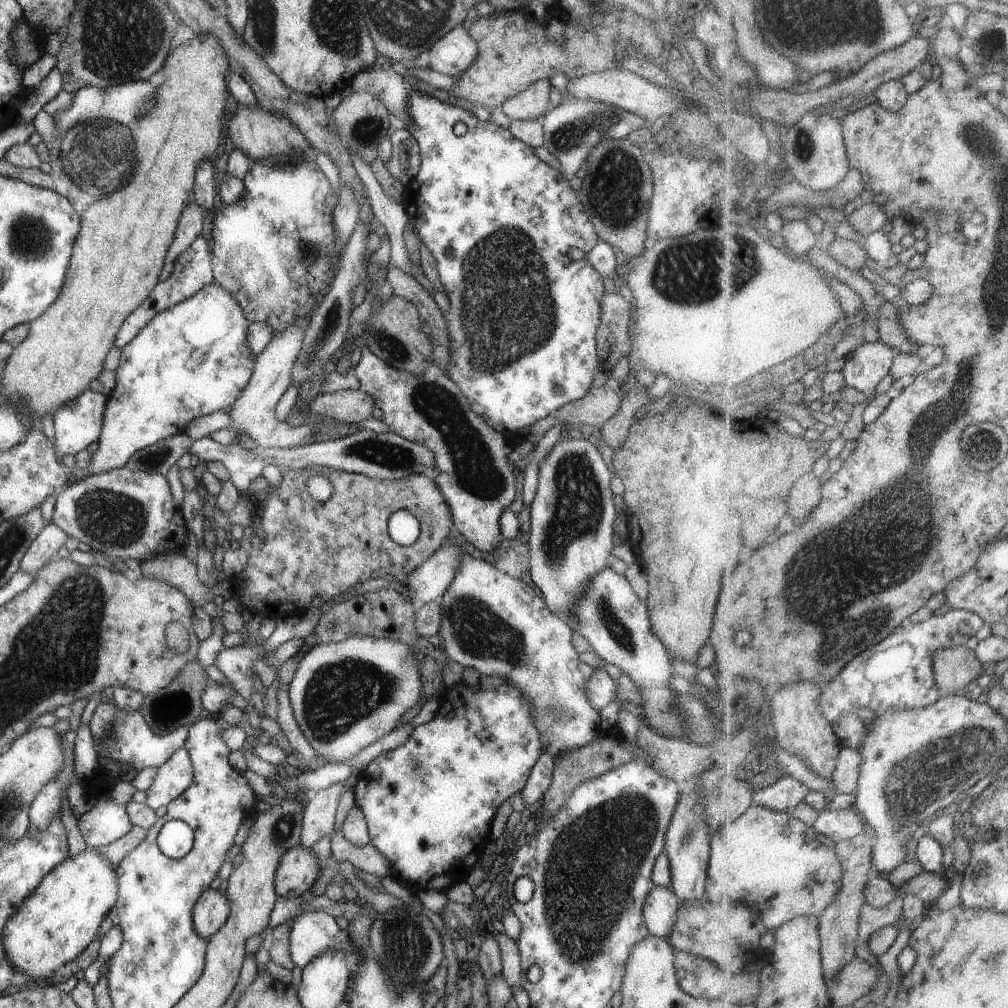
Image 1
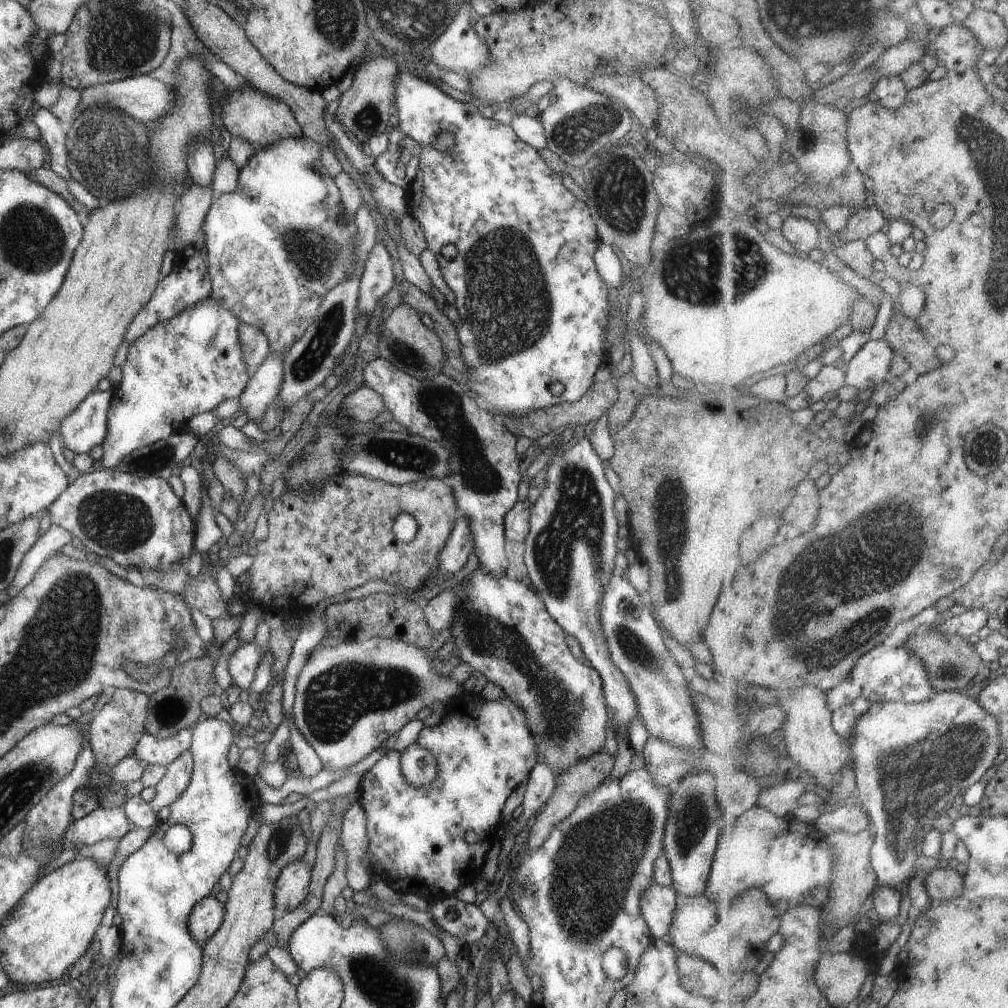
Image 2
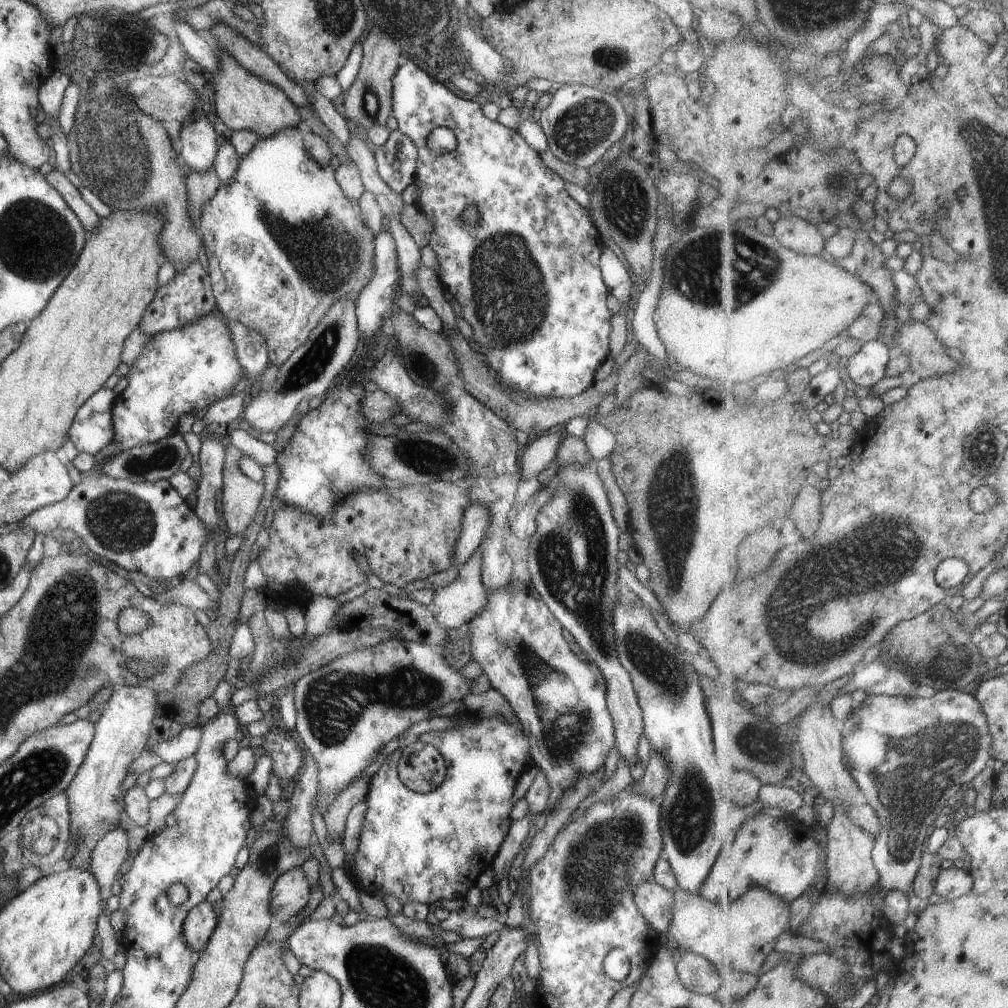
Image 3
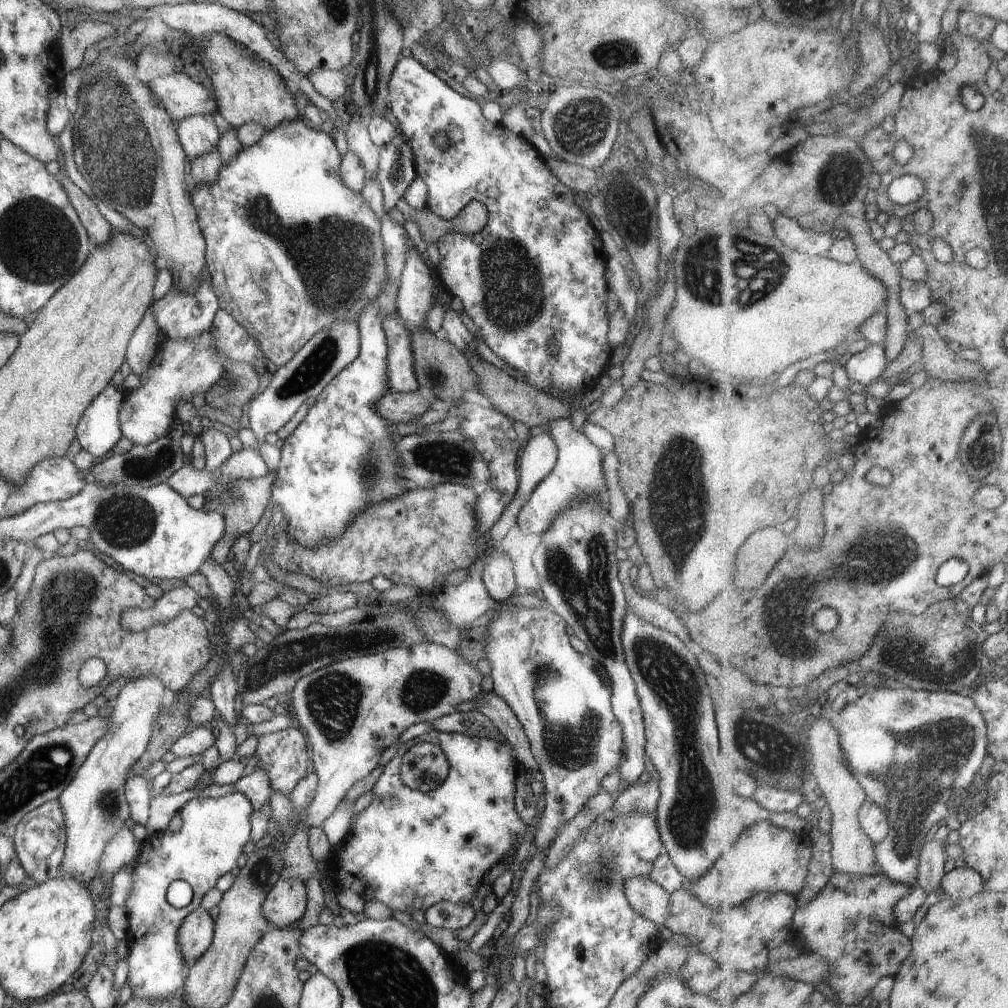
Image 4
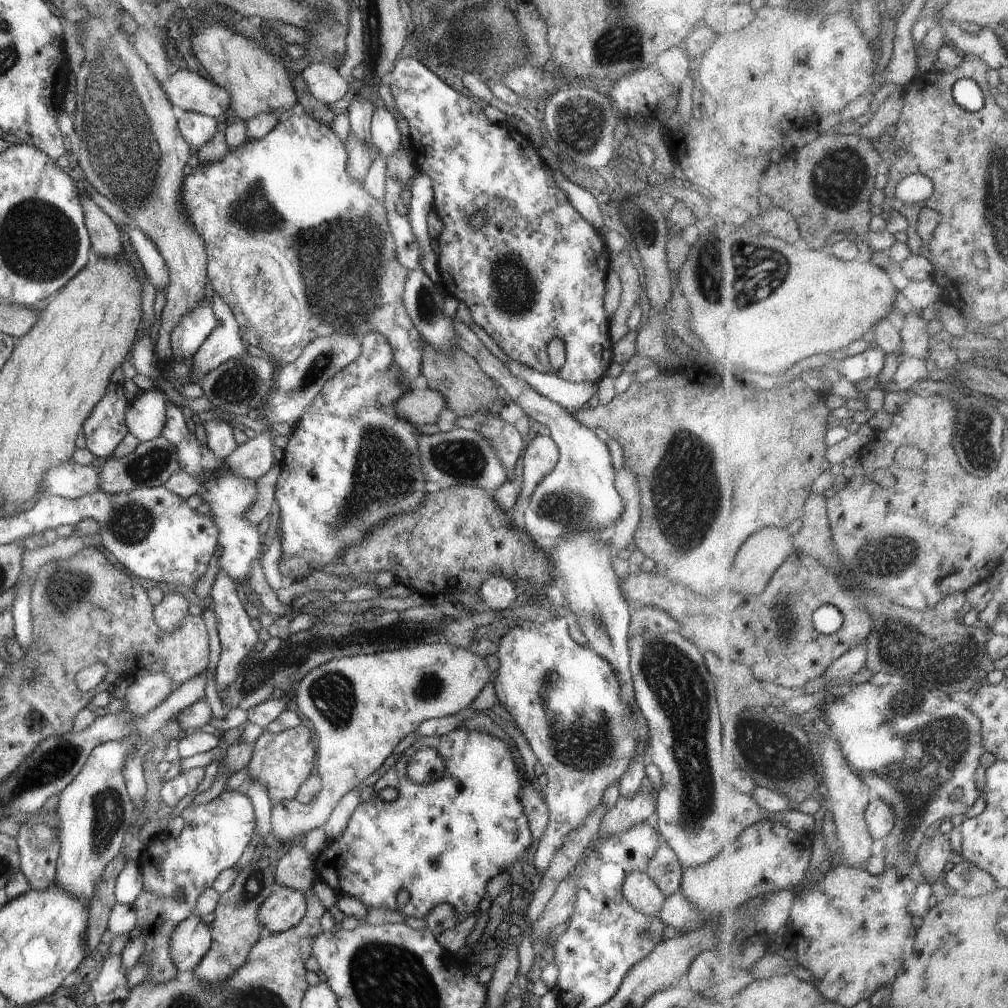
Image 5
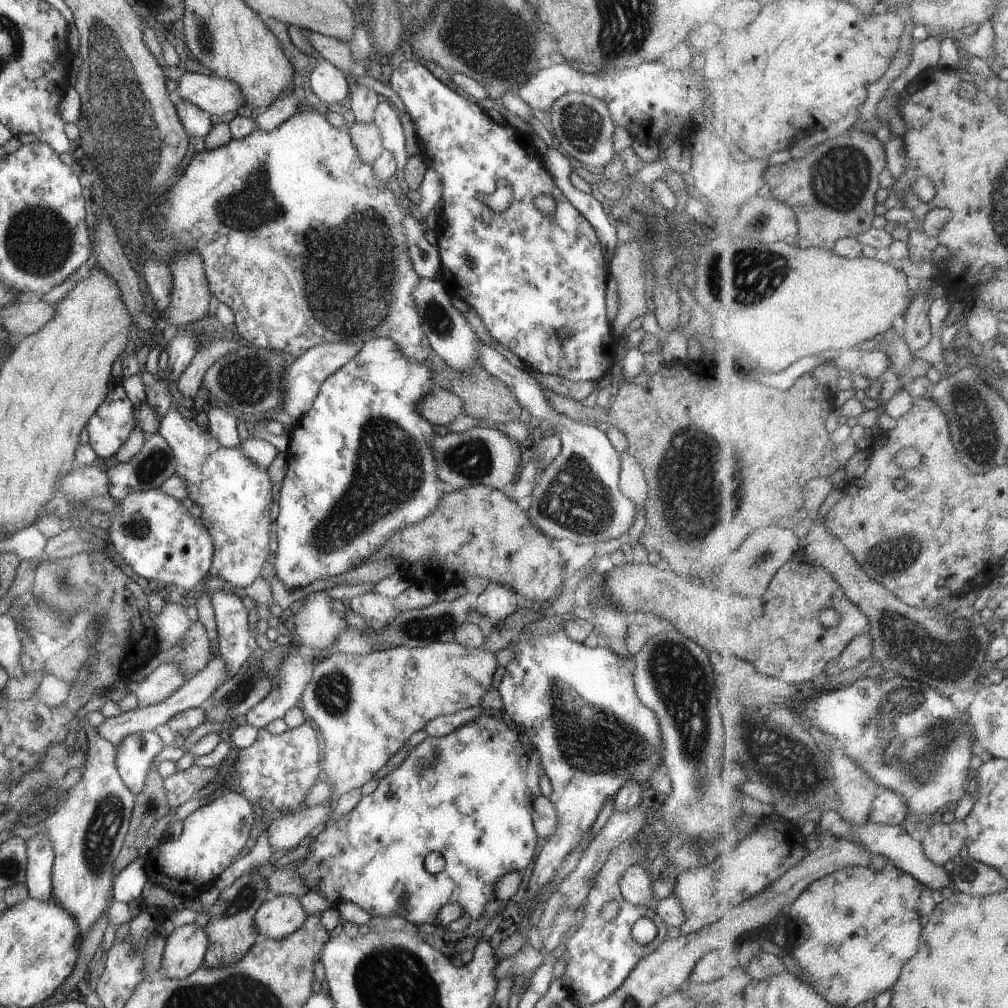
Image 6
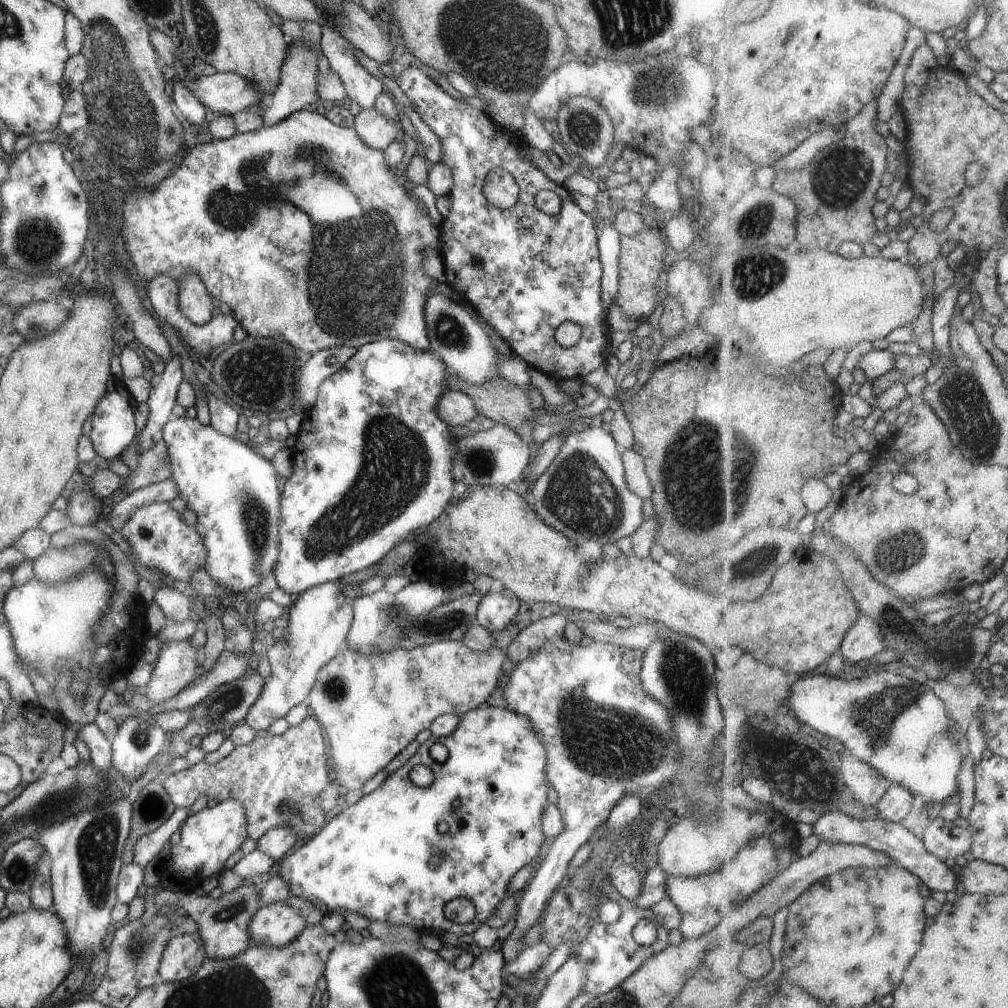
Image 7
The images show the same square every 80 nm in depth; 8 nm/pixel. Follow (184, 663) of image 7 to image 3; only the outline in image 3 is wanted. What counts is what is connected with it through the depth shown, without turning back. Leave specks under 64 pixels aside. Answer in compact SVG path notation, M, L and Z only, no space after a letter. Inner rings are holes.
M120 686L103 704L101 716L94 722L94 735L83 762L64 790L69 807L68 834L74 837L76 848L66 866L89 869L90 852L97 841L125 822L122 780L129 763L142 753L147 744L157 702L155 694L146 686Z

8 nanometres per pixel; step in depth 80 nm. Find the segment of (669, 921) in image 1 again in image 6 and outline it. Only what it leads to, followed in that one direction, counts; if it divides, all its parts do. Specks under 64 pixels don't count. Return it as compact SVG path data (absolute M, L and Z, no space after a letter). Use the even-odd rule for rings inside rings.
M642 864L629 866L621 874L619 889L623 900L637 908L653 910L653 905L658 901L653 898L651 882Z

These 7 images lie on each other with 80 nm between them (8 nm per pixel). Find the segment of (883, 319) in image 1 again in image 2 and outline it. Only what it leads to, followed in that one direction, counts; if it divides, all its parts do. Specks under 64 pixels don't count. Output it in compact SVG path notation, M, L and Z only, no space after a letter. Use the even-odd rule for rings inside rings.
M903 309L893 312L884 338L897 355L910 362L910 367L918 376L926 375L945 364L937 358L934 343L922 333L918 322L910 319Z

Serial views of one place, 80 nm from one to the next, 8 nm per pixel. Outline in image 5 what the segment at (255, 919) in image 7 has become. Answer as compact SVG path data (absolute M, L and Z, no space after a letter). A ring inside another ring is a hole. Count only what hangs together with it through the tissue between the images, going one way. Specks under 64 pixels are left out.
M276 886L275 890L261 902L257 920L264 927L264 933L284 932L303 918L306 912L304 894L287 886Z

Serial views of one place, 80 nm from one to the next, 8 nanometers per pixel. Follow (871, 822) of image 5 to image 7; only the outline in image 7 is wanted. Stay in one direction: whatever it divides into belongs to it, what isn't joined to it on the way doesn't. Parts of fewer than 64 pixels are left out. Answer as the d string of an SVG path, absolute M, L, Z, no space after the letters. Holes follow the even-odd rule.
M898 783L889 785L888 792L876 806L879 817L892 823L905 820L913 808L913 795L905 785Z

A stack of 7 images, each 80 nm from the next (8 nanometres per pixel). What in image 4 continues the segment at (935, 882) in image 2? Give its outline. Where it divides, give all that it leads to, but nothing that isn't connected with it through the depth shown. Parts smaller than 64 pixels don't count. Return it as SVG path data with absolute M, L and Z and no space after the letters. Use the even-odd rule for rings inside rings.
M971 865L955 867L942 880L940 891L953 899L972 897L985 892L985 879Z

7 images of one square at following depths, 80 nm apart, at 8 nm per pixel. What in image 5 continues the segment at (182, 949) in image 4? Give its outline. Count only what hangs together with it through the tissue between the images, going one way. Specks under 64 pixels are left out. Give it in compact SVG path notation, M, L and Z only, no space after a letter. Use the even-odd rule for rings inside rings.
M190 914L181 923L177 924L169 938L169 956L175 964L175 970L191 971L193 966L203 958L205 952L211 947L210 927L206 926L199 914Z

